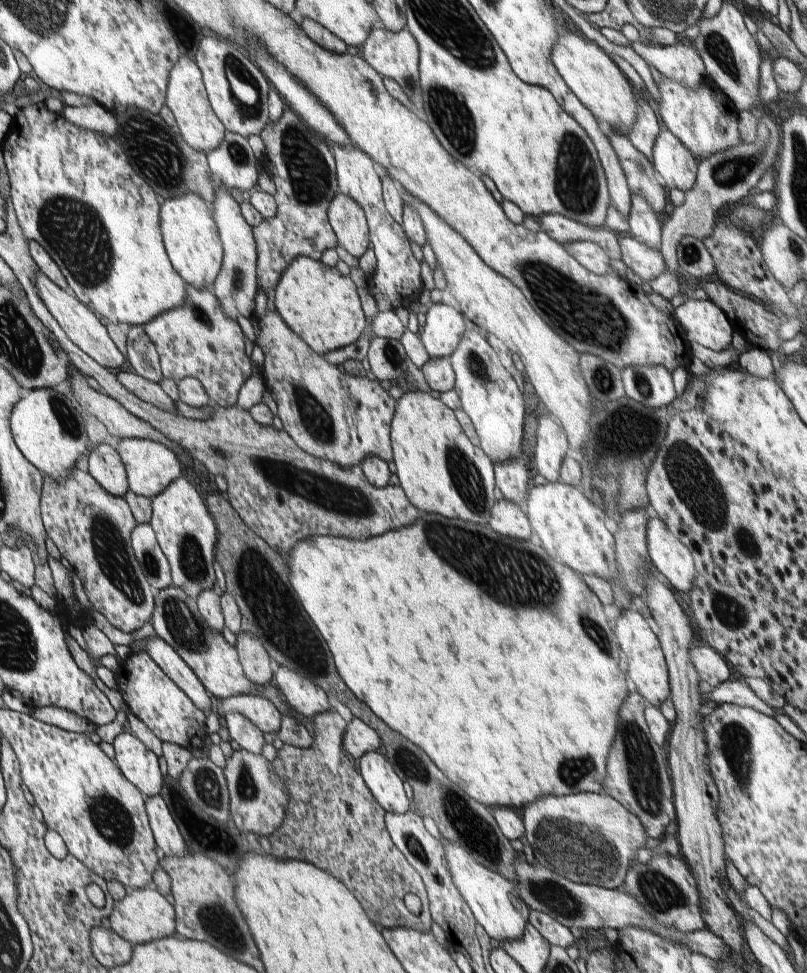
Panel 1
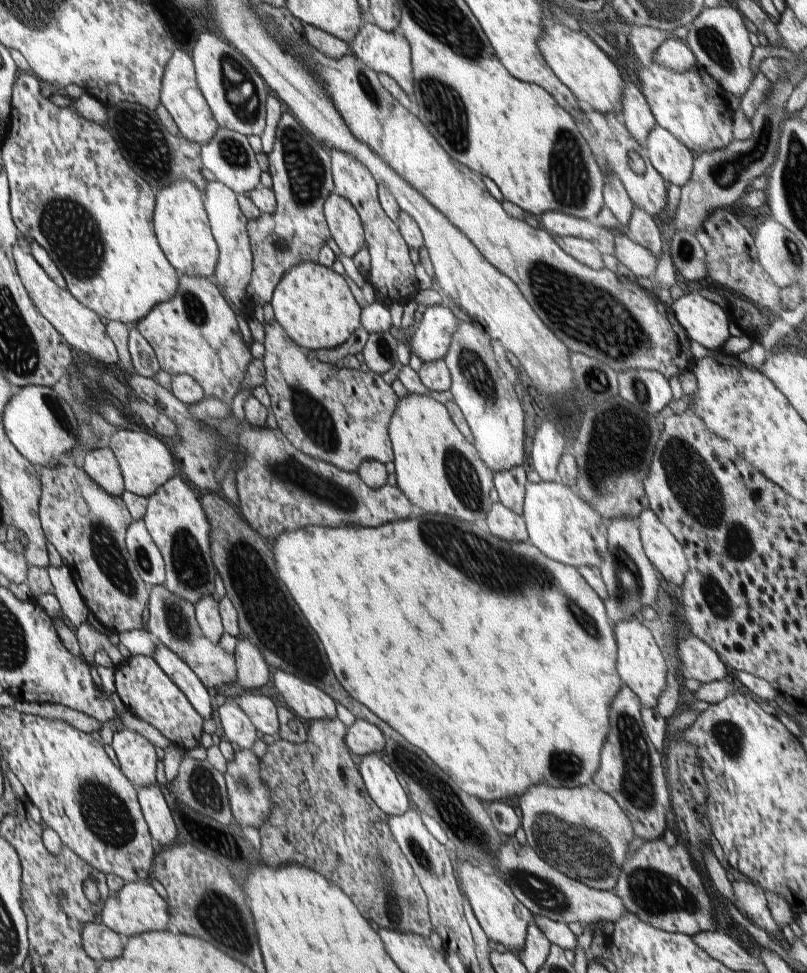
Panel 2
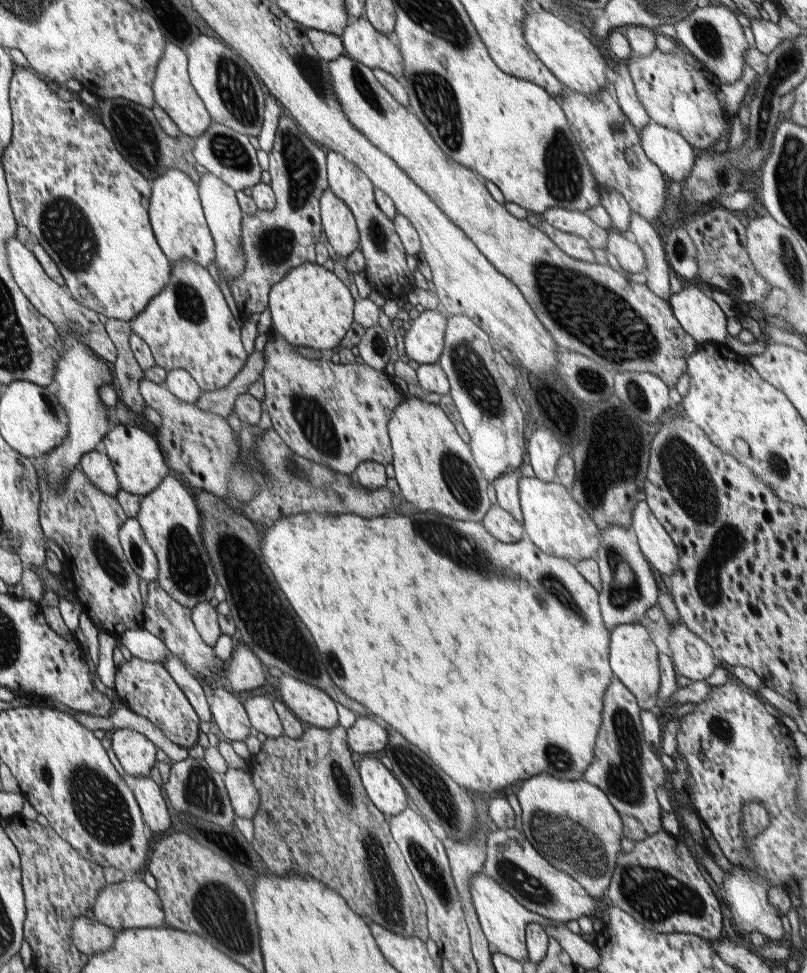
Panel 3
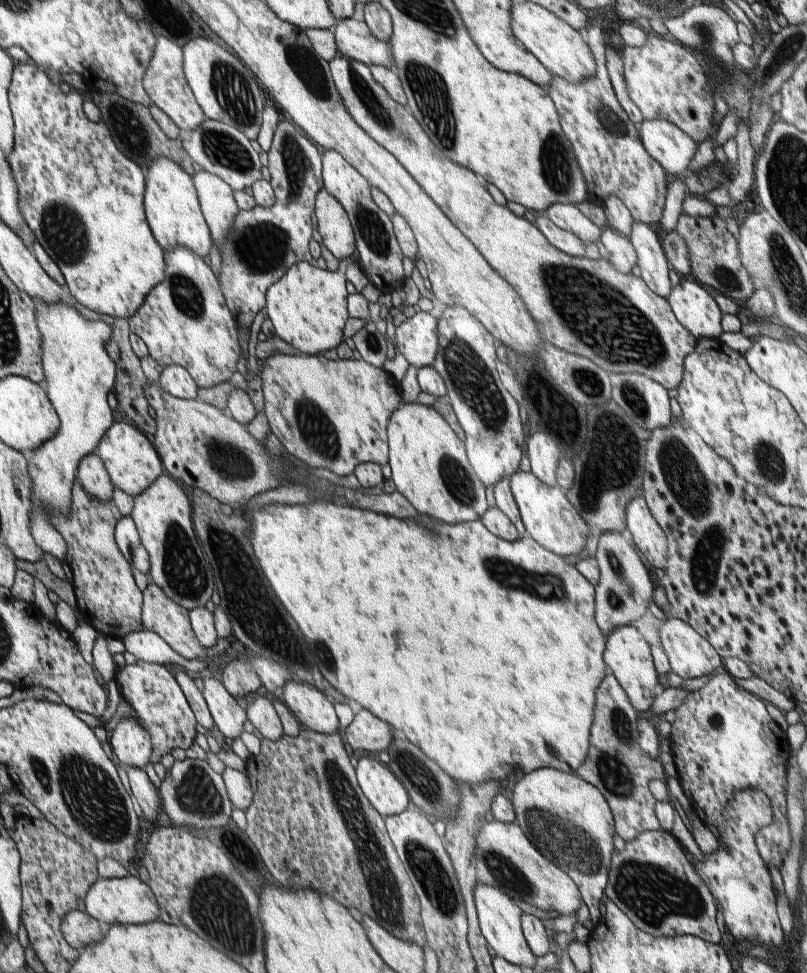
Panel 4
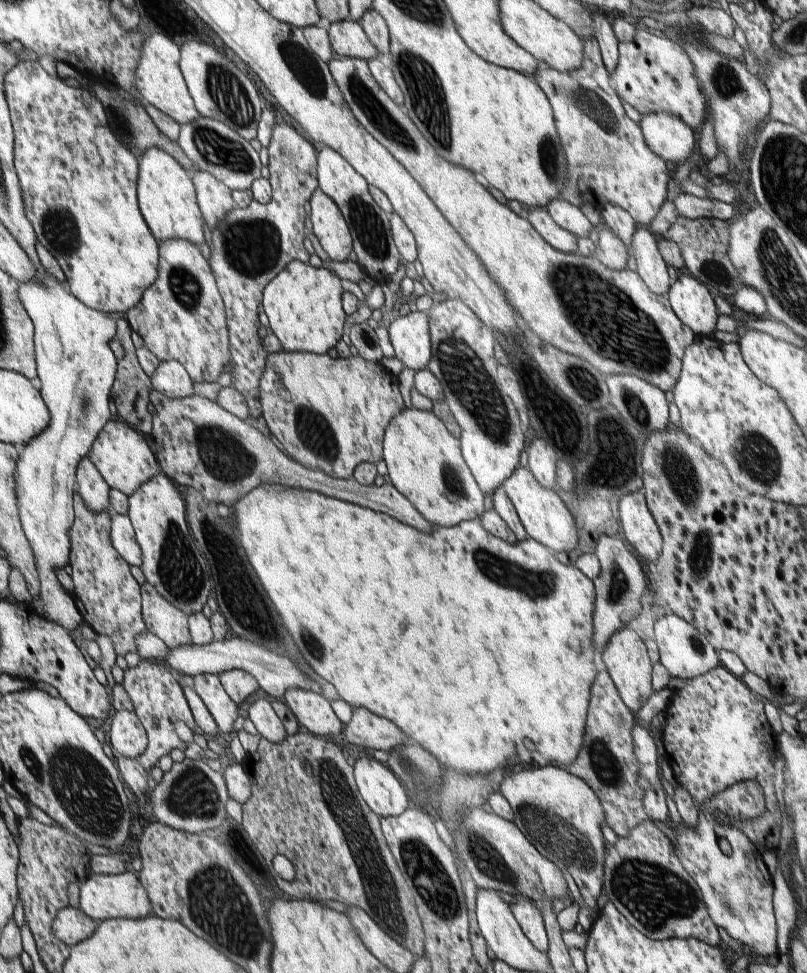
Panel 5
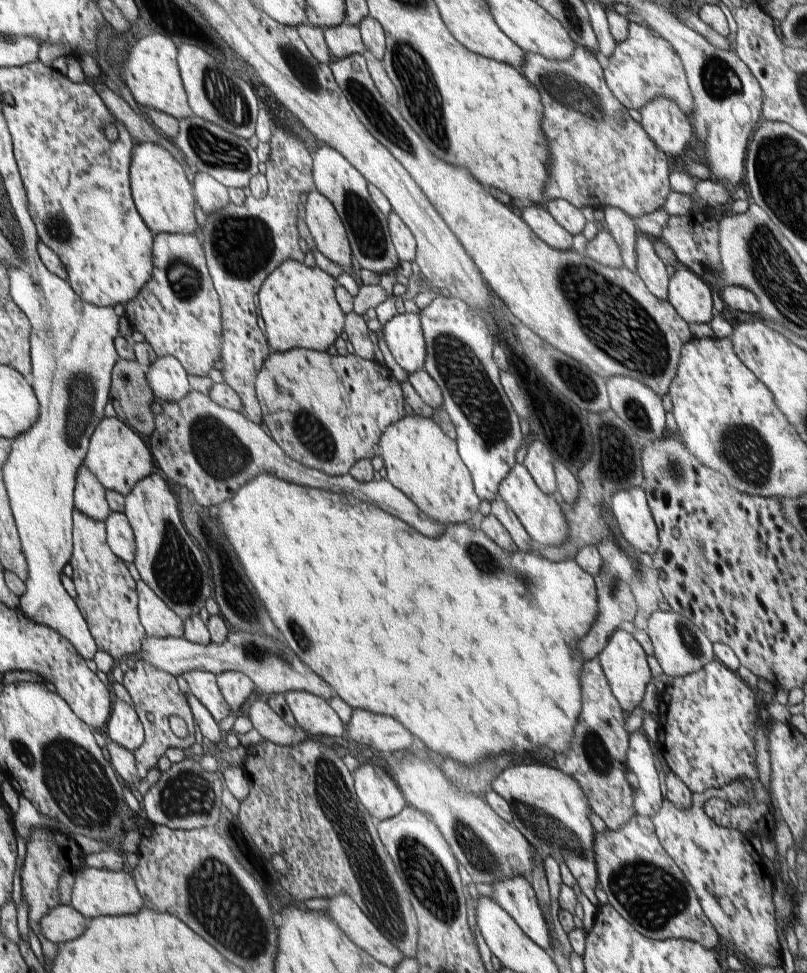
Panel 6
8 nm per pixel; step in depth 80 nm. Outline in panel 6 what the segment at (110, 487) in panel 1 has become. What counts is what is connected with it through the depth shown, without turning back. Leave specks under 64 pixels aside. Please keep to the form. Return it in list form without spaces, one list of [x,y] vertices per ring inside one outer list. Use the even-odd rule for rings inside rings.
[[[83,466],[77,474],[77,493],[74,496],[77,510],[85,513],[92,520],[105,522],[112,514],[105,498],[107,494],[105,486],[88,468]]]

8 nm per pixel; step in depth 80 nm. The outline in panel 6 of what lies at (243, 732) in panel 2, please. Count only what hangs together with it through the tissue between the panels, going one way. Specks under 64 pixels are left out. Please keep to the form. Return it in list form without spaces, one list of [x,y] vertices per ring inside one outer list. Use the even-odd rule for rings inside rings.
[[[202,670],[184,672],[182,677],[188,684],[190,694],[196,696],[198,701],[210,712],[213,720],[218,723],[230,715],[230,706],[222,698],[216,684],[216,675]]]

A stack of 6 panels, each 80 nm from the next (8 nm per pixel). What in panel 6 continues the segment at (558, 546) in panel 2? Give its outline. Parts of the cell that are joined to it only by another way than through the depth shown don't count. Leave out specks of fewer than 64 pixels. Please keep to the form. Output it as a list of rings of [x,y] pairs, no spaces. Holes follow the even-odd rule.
[[[518,464],[517,467],[514,467],[513,471],[509,473],[509,476],[506,476],[505,481],[501,484],[500,500],[504,500],[506,506],[517,514],[518,520],[521,521],[535,545],[558,547],[565,545],[569,539],[566,518],[555,498],[556,495],[544,494],[536,486],[532,474],[523,464]]]

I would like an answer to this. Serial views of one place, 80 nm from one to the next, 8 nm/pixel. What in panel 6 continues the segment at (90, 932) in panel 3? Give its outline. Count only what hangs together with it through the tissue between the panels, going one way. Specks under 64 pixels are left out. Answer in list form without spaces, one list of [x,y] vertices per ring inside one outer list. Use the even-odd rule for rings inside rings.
[[[58,904],[41,921],[40,932],[46,940],[60,945],[75,940],[86,930],[88,919],[72,906]]]

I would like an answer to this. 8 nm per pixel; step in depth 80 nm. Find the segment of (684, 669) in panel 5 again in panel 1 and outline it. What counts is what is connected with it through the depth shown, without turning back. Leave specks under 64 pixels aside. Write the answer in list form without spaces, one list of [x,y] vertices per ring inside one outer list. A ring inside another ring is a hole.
[[[698,643],[691,647],[691,658],[700,680],[712,687],[718,687],[730,678],[730,668],[726,660],[710,646]]]

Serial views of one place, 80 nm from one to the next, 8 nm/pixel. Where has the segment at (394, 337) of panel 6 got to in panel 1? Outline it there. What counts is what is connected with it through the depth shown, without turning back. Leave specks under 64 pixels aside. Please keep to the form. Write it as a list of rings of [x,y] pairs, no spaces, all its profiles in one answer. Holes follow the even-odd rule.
[[[432,303],[426,315],[426,325],[420,340],[430,358],[449,357],[459,347],[470,323],[457,305]]]

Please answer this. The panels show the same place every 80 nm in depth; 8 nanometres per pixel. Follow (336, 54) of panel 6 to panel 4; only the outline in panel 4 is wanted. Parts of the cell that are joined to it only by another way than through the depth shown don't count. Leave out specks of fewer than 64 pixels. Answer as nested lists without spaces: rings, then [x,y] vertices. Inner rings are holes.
[[[340,19],[335,26],[334,37],[342,57],[361,61],[368,66],[374,64],[387,67],[393,64],[390,45],[377,40],[370,33],[365,20]]]

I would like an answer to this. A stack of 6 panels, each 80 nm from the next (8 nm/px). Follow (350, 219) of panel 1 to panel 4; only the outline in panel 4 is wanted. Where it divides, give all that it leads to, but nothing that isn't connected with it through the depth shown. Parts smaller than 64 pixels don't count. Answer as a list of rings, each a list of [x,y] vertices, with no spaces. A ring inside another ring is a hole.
[[[324,187],[316,196],[314,208],[322,244],[339,261],[356,255],[354,230],[352,230],[346,210],[340,206],[336,197],[324,190]]]

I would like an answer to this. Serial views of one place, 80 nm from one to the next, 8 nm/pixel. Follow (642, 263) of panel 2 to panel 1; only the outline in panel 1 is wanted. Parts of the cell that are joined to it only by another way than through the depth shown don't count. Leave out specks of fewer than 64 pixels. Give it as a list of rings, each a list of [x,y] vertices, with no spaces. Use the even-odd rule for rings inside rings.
[[[634,237],[619,239],[621,259],[634,274],[638,274],[645,282],[659,277],[666,269],[661,250],[652,248]]]

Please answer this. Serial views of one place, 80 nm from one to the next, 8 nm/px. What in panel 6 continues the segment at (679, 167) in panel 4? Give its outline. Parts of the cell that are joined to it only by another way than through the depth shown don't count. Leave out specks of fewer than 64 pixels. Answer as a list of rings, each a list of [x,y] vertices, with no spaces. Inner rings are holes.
[[[654,96],[654,100],[642,106],[639,124],[668,157],[684,158],[686,150],[691,148],[694,132],[689,115],[674,100]]]

